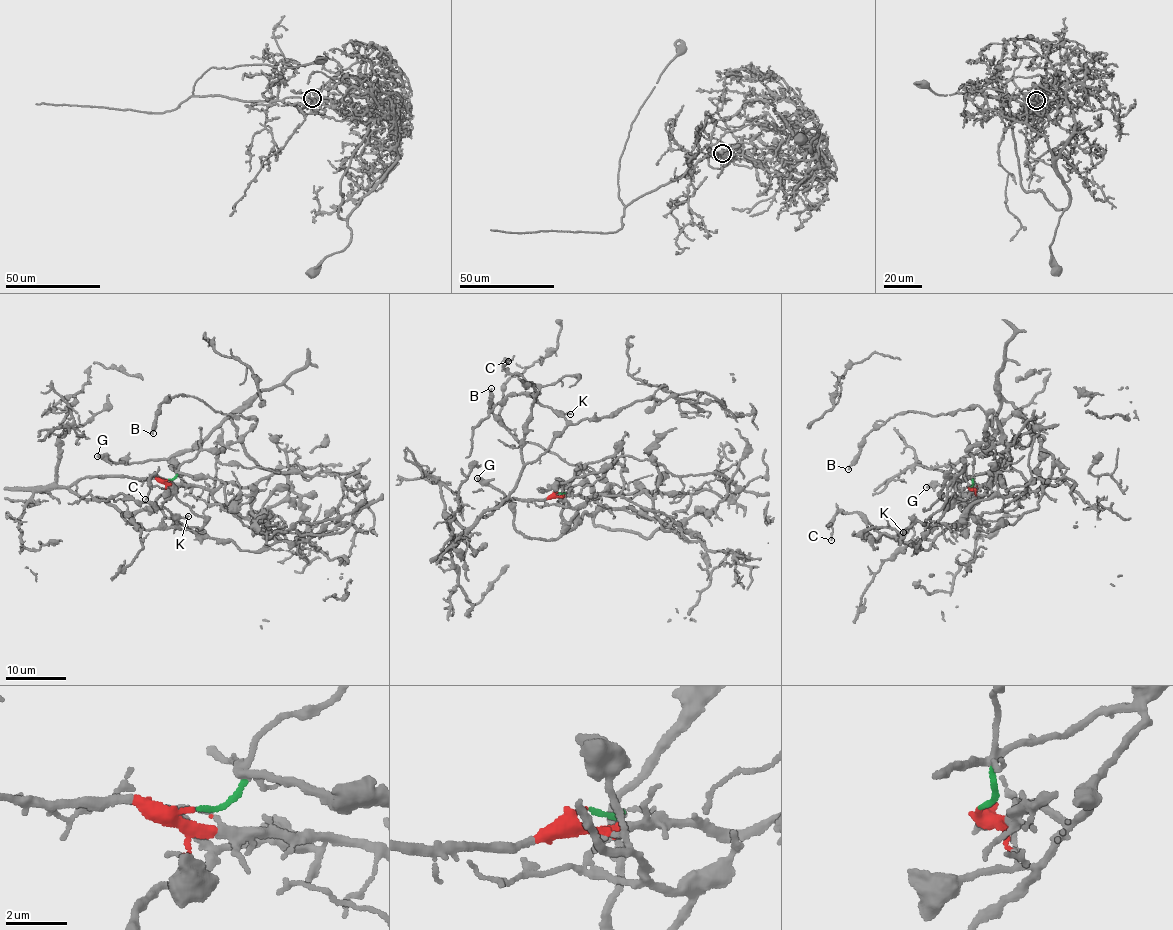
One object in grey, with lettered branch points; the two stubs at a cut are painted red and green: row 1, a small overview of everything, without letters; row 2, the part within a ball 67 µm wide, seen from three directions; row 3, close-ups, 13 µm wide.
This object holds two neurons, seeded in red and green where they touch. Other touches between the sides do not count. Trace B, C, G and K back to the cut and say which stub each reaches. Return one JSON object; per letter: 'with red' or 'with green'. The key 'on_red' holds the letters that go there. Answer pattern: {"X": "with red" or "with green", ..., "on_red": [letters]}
{"B": "with green", "C": "with red", "G": "with green", "K": "with red", "on_red": ["C", "K"]}

